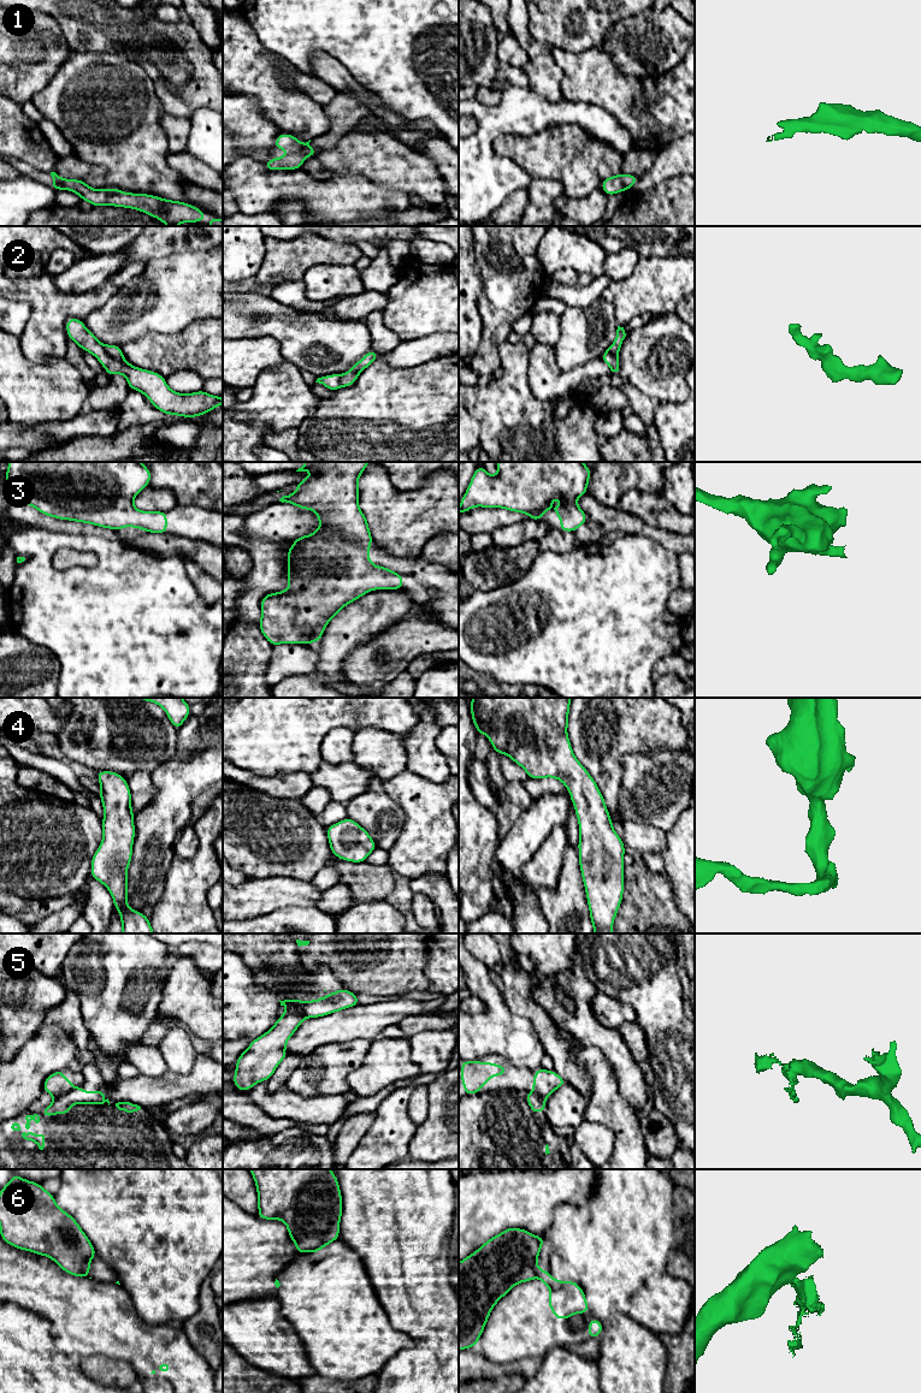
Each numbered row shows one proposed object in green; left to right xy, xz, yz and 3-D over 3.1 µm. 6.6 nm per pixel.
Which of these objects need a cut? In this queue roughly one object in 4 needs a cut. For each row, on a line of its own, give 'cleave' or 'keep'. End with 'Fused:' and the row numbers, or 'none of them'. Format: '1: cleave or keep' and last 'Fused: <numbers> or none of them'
1: keep
2: keep
3: keep
4: keep
5: cleave
6: cleave
Fused: 5, 6

